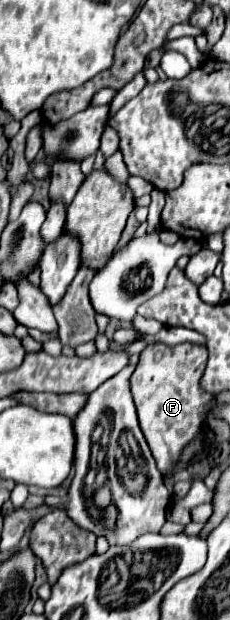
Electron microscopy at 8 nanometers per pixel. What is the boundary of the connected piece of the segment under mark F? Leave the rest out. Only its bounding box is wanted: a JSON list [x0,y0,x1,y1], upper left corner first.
[130,343,214,475]

